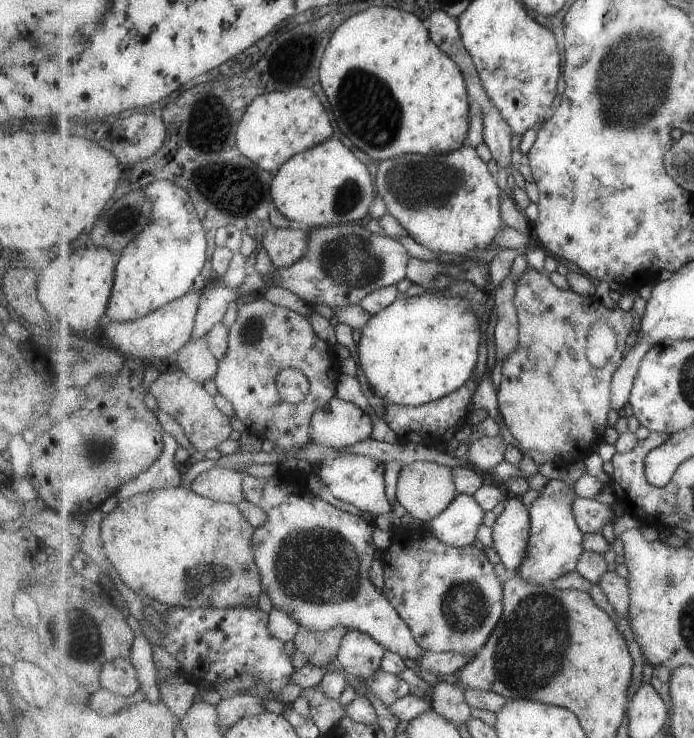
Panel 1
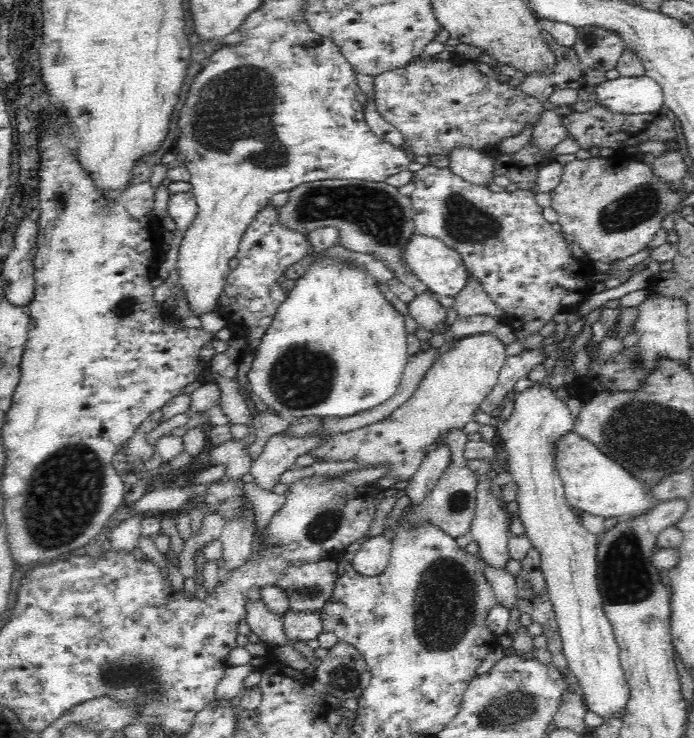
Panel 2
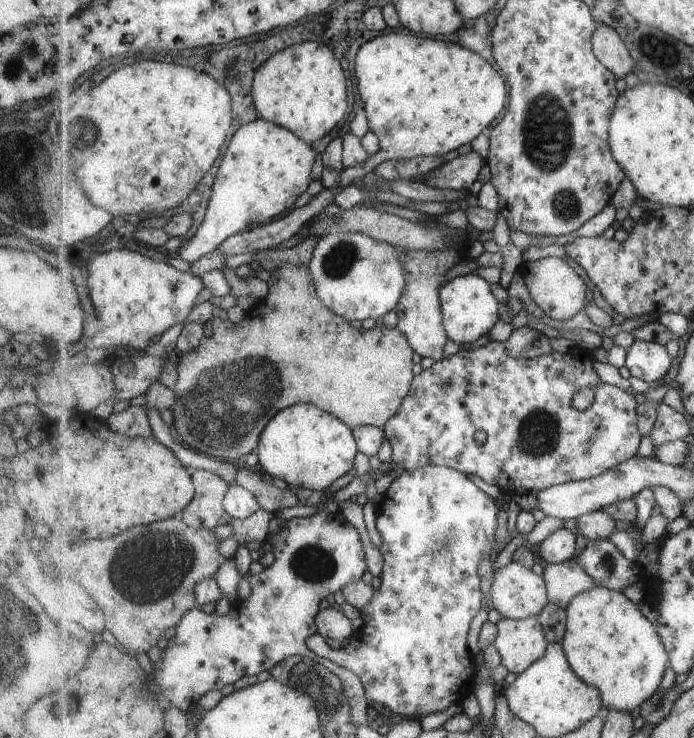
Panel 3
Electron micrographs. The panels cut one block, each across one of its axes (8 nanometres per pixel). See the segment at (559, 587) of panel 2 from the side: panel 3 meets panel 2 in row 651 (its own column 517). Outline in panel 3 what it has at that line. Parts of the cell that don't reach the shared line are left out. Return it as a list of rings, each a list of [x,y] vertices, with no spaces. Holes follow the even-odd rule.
[[[512,560],[496,569],[491,605],[502,617],[526,619],[540,616],[550,603],[544,576]]]

